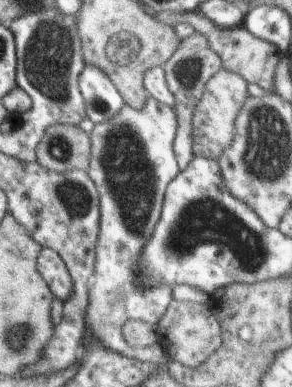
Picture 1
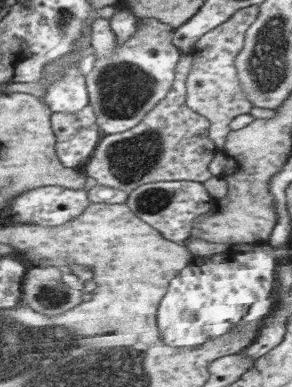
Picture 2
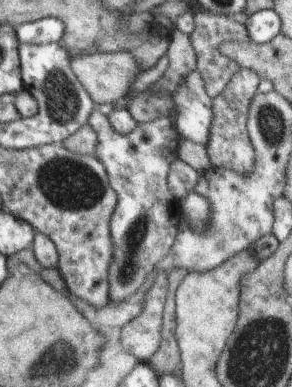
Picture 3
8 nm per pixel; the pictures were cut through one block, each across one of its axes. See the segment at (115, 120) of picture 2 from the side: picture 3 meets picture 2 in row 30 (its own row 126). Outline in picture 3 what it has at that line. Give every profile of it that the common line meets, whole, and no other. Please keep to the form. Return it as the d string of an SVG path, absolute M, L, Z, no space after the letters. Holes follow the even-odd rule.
M95 110L89 124L99 136L97 158L107 164L111 172L111 186L119 192L119 206L111 222L115 232L115 258L117 264L111 268L111 300L127 300L137 290L143 290L147 278L155 266L163 264L167 254L175 250L181 224L181 202L171 194L169 178L171 166L177 160L179 132L173 116L157 118L149 124L139 124L131 134L119 134L111 126L111 118Z

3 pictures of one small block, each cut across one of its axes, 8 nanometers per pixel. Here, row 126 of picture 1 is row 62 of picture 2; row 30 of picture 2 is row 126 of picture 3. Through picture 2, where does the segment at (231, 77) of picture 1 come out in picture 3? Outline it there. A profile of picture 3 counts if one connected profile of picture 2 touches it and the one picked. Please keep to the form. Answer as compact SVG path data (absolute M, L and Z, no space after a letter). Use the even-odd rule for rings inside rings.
M239 70L239 74L235 74L235 78L227 82L225 98L221 94L215 96L215 124L217 126L211 126L211 142L207 146L211 164L215 168L227 168L243 176L253 172L251 168L253 168L255 152L247 136L247 116L249 116L249 102L257 94L259 82L261 78L253 70Z

